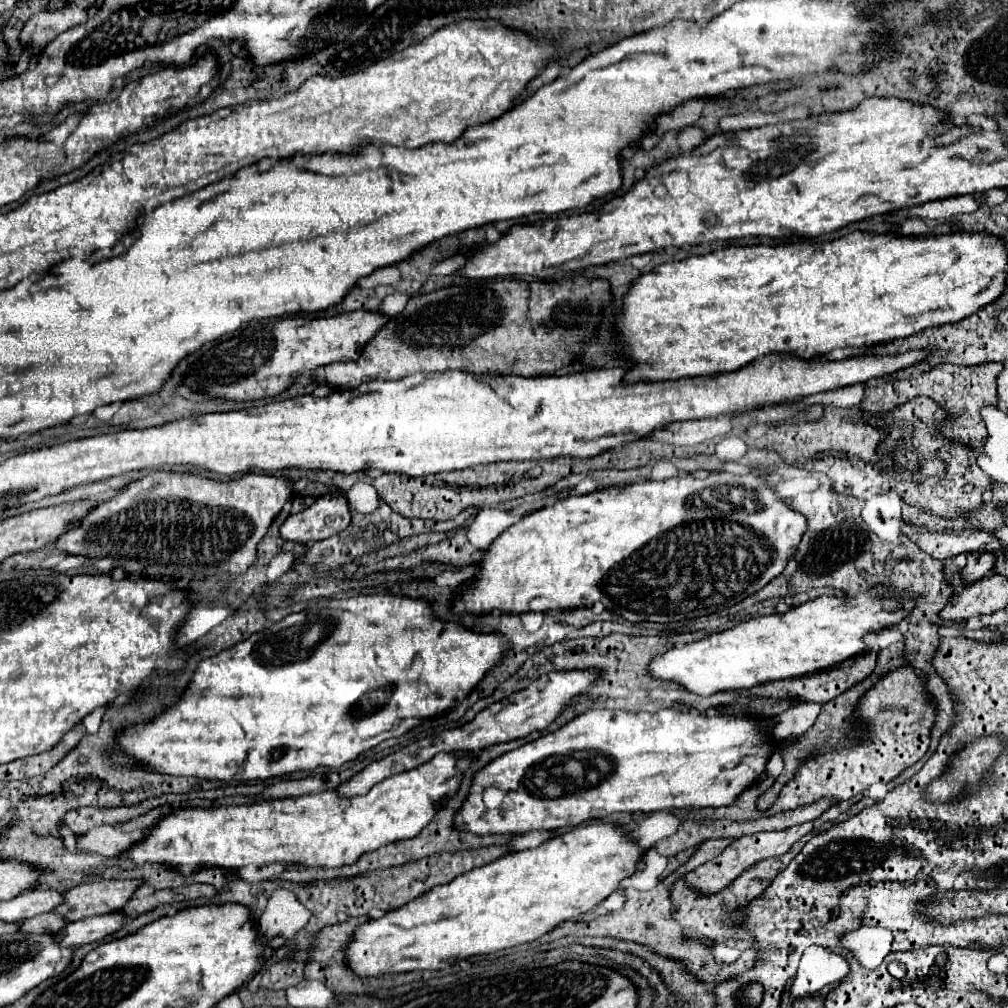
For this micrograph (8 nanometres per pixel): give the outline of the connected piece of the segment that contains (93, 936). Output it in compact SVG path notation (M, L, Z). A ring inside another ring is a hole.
M106 913L106 915L96 915L88 919L80 919L74 923L68 923L60 933L56 933L56 941L60 945L70 945L70 947L80 947L86 943L94 943L104 939L106 935L112 935L126 923L126 917L120 913Z

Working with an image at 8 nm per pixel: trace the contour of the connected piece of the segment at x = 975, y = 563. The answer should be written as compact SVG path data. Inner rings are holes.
M974 551L968 555L966 565L960 569L960 577L966 585L976 583L978 579L982 579L984 575L988 575L994 567L994 555L992 553L984 553L984 551Z

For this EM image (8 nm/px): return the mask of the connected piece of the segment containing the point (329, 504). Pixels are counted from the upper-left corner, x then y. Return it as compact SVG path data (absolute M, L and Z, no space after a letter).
M330 493L318 497L308 509L288 515L280 527L280 537L284 541L308 543L328 539L350 523L350 507L344 495Z

